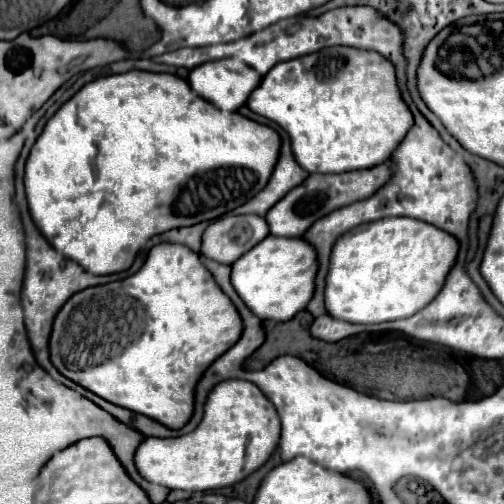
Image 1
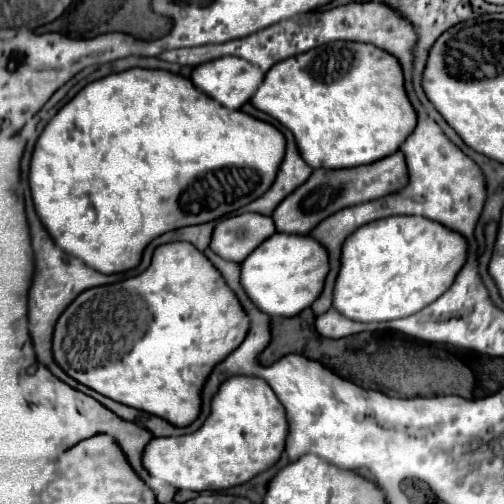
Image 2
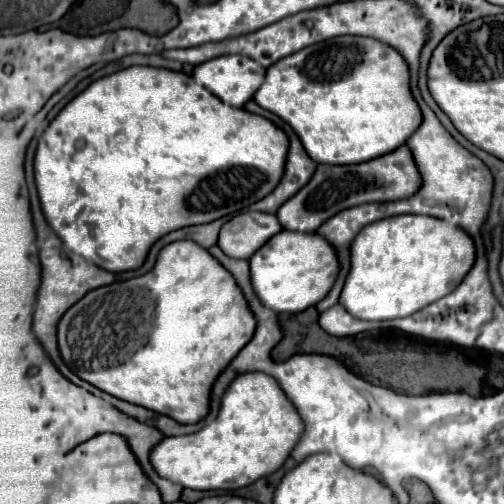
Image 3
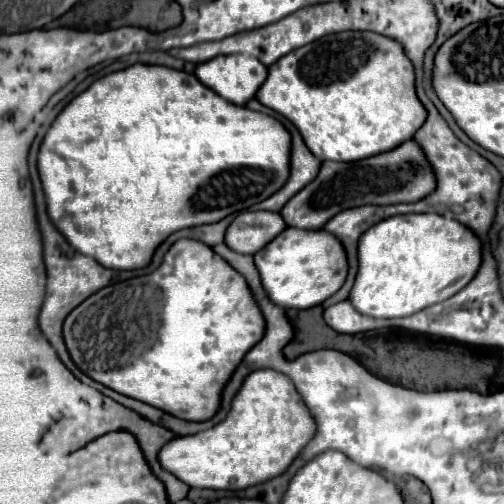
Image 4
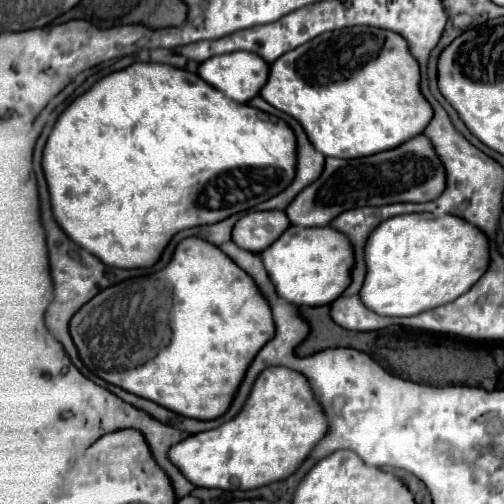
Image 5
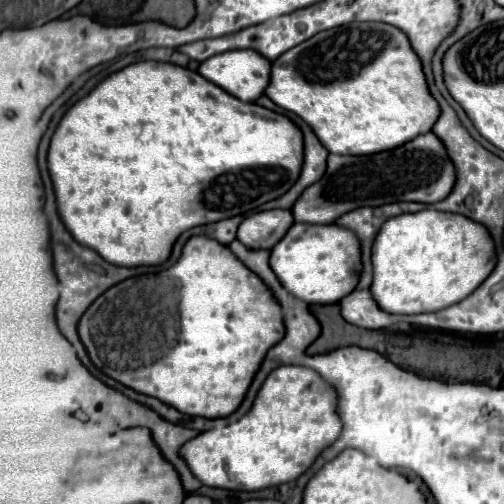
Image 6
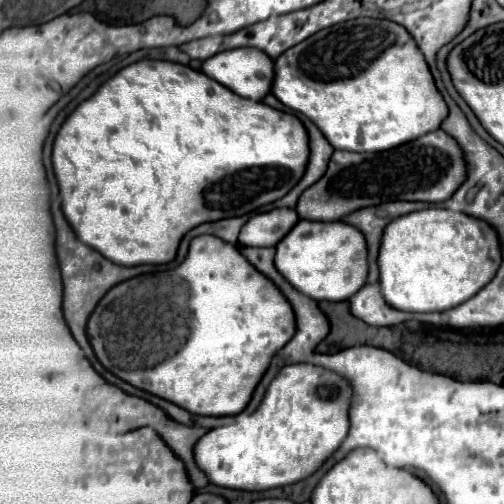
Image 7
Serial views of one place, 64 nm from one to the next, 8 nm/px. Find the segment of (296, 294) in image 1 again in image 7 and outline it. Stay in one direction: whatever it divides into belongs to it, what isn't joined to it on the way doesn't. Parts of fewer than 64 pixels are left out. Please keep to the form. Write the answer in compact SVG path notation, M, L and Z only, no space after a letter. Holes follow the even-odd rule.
M300 220L276 246L276 268L302 294L314 300L342 302L354 296L368 276L368 246L364 234L344 222Z

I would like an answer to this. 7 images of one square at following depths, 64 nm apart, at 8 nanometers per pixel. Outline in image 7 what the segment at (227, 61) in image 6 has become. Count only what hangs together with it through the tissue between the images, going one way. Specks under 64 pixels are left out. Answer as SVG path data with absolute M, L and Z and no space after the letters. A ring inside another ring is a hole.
M234 48L234 50L226 50L226 52L220 52L218 56L208 58L202 64L202 72L212 76L214 80L218 80L220 84L224 84L226 88L230 88L232 92L236 92L242 98L262 100L272 88L274 60L270 56L264 56L264 52L260 52L256 48Z

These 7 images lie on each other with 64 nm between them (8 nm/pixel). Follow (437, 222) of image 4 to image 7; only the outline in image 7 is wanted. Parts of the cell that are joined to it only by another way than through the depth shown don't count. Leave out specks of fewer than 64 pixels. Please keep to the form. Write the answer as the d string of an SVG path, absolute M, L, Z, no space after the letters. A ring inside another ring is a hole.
M426 208L392 220L382 236L378 266L386 302L404 312L450 310L480 292L502 262L496 230L474 216Z

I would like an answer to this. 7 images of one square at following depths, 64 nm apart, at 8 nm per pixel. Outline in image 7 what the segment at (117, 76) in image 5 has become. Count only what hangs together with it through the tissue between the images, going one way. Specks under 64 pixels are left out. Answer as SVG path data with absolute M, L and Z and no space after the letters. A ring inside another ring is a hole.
M140 60L124 70L120 70L114 78L110 78L106 84L98 88L98 92L82 102L62 124L52 150L52 164L56 172L56 180L60 186L60 198L62 198L62 210L70 226L74 228L76 236L98 250L108 260L122 264L122 266L138 266L138 264L168 264L176 258L178 244L182 236L204 222L214 222L222 218L232 216L244 216L250 214L266 204L272 204L286 196L298 180L304 176L306 164L310 158L310 146L308 146L308 132L300 118L294 114L276 110L264 102L246 100L242 96L232 94L228 88L224 88L220 82L212 80L200 70L192 70L190 66L168 62L168 60Z

